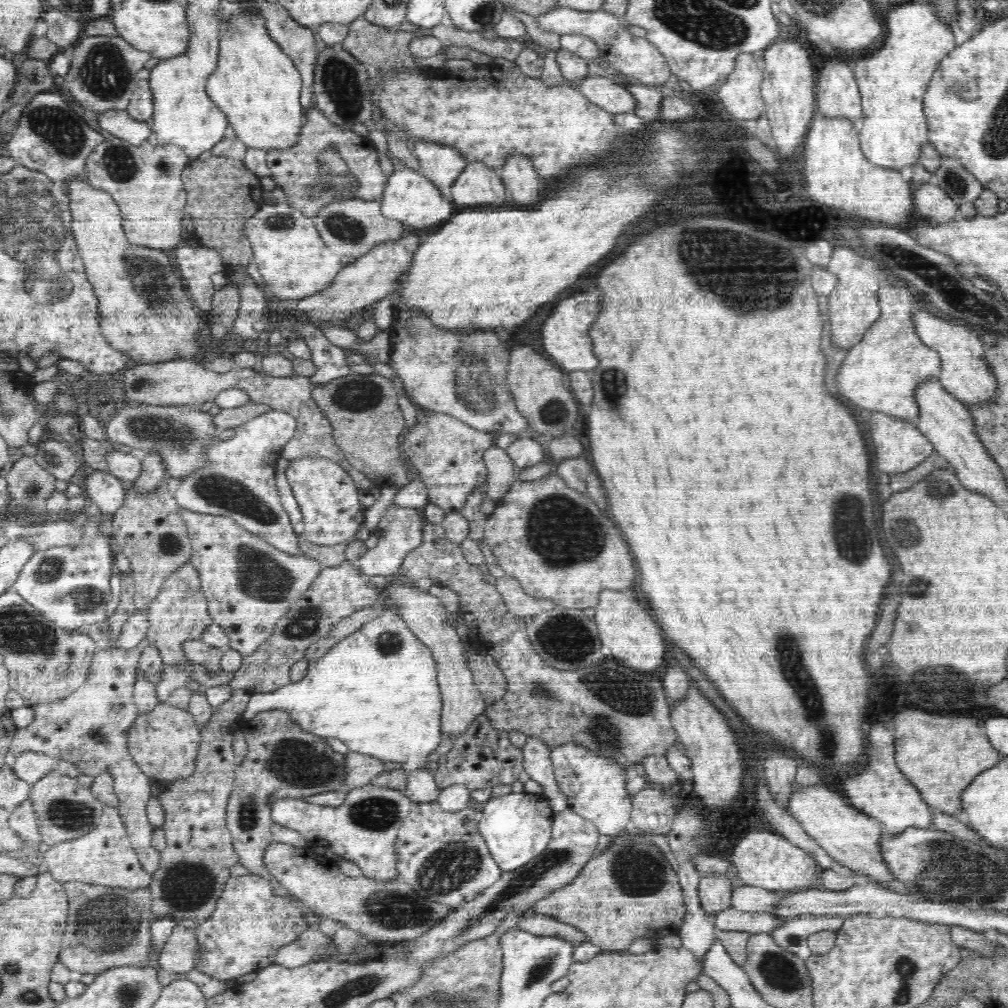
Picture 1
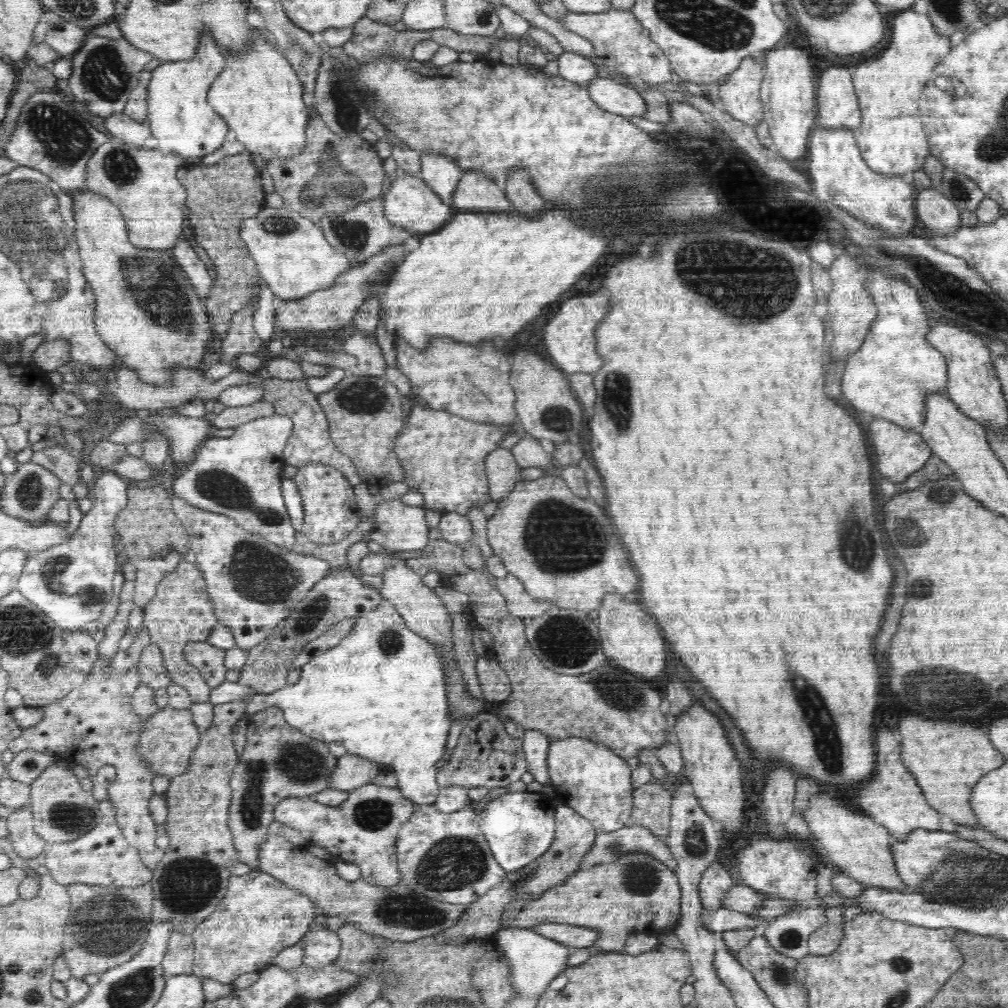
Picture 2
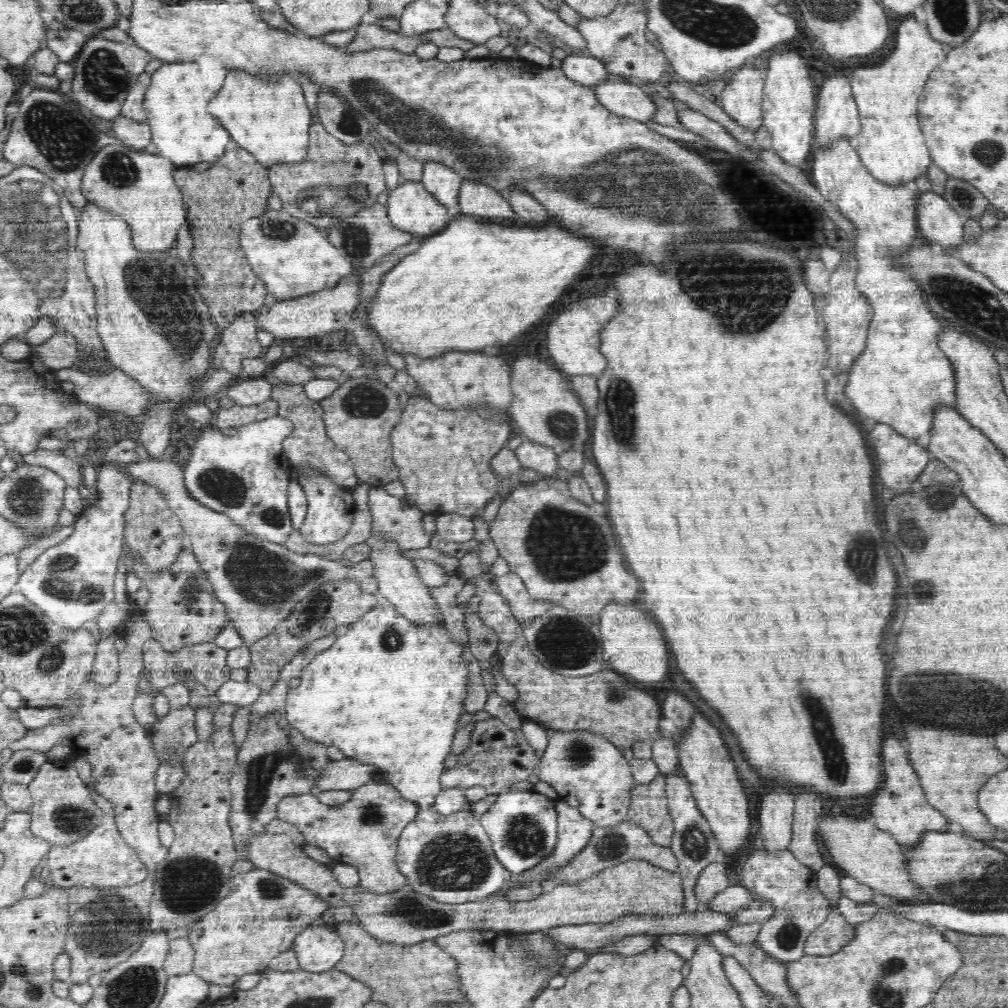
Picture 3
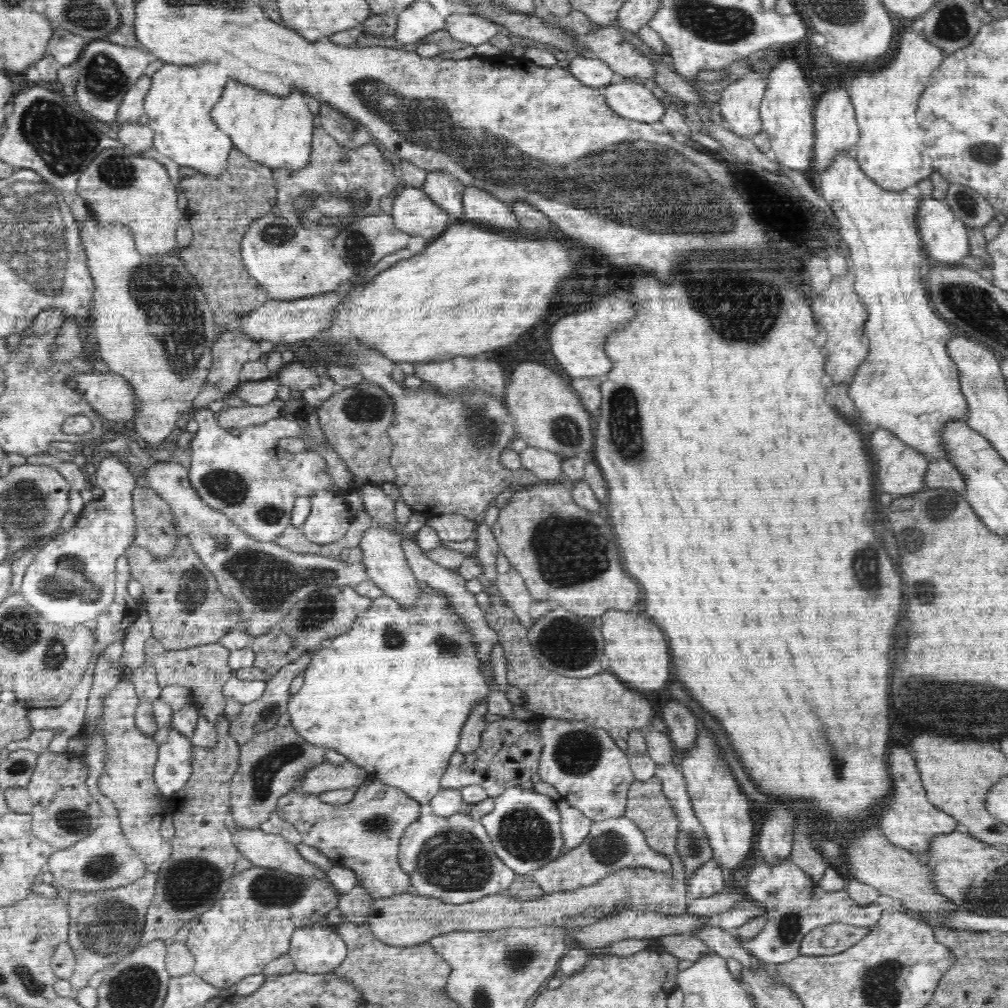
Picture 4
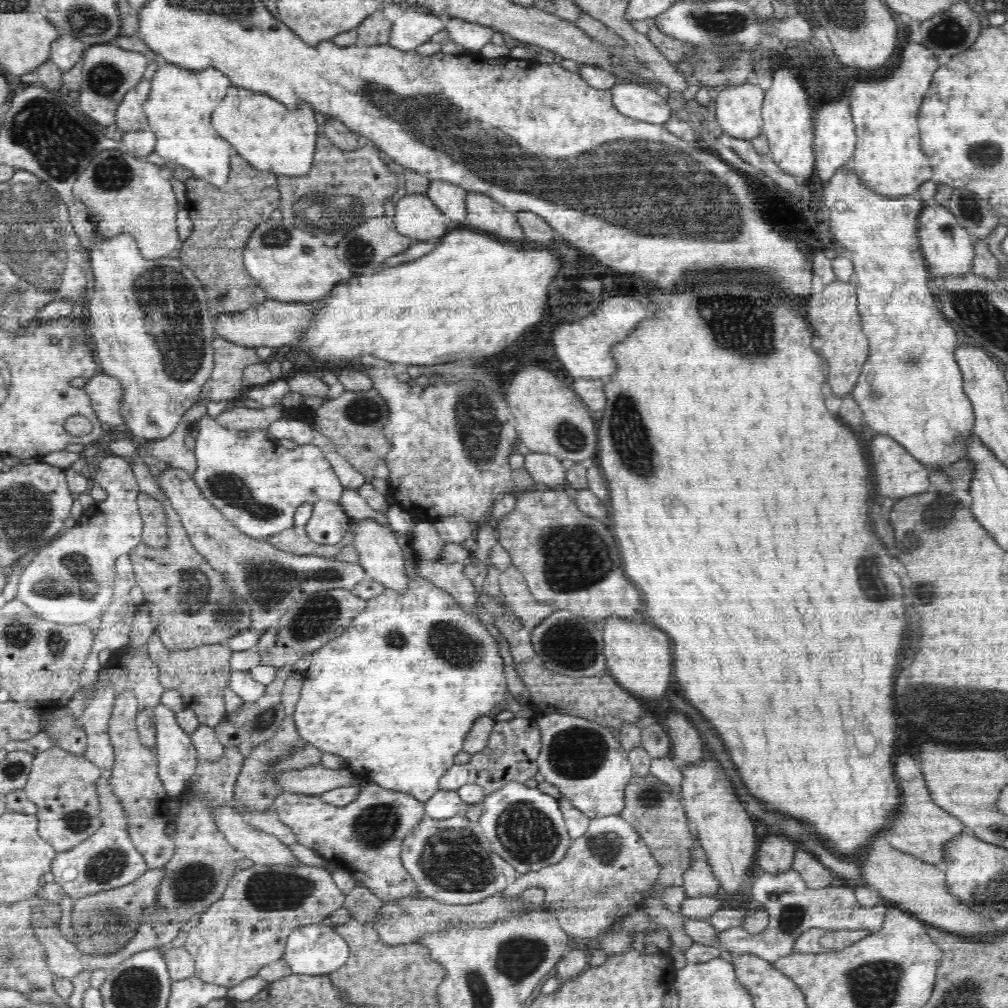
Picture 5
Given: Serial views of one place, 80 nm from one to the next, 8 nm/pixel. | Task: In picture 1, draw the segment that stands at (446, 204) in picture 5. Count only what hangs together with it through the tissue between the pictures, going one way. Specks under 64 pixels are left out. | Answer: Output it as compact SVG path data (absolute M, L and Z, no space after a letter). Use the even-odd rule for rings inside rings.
M418 141L414 144L412 153L419 161L421 174L442 192L452 186L467 165L459 152L446 145Z

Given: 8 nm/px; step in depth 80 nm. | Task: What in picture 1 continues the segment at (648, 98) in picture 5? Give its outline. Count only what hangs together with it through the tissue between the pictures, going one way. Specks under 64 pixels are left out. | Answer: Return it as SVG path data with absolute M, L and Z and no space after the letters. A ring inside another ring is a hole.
M586 77L579 82L579 86L589 101L612 114L632 113L637 108L633 93L624 85L614 83L612 78Z

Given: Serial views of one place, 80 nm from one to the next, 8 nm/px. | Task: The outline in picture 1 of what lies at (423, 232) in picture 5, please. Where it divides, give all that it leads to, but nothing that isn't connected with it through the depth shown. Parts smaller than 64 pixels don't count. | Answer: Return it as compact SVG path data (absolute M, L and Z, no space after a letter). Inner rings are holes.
M403 166L390 174L384 187L381 201L381 212L390 220L400 221L407 229L428 228L434 225L441 225L454 214L452 201L447 199L445 193L436 185L426 180L420 170L414 170Z

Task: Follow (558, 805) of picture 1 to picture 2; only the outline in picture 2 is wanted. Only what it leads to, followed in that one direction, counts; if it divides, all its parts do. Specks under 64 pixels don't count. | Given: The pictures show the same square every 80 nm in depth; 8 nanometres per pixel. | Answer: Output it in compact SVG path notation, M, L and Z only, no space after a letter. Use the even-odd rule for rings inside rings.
M525 730L522 739L528 772L534 777L534 781L541 785L552 786L547 771L547 755L551 740L546 738L541 730Z

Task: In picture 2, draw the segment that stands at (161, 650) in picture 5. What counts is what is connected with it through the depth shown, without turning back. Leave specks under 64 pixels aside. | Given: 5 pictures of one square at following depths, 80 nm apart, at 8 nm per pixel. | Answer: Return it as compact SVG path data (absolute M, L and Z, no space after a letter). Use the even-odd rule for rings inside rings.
M207 640L204 642L189 642L183 649L184 659L194 669L200 671L204 682L210 688L216 688L226 681L227 670L223 663L225 651L216 646L212 646ZM151 642L140 654L138 660L140 682L157 691L167 687L172 682L166 666L163 666L163 656L159 646Z

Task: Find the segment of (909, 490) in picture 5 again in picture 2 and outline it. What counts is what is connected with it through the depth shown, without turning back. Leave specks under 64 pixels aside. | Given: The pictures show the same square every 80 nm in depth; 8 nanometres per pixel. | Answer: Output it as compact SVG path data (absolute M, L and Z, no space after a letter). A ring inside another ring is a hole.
M882 417L873 418L868 428L868 434L865 436L868 436L872 446L874 446L878 472L894 484L910 478L911 474L920 470L933 455L932 449L919 435L918 430L902 429L902 427L898 427Z

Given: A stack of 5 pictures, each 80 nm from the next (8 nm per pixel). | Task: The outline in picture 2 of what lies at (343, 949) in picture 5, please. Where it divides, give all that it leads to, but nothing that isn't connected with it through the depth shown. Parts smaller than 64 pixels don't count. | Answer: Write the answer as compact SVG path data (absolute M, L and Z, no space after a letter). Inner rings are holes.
M313 926L304 936L304 965L320 968L334 963L341 949L341 940L336 932L325 926Z

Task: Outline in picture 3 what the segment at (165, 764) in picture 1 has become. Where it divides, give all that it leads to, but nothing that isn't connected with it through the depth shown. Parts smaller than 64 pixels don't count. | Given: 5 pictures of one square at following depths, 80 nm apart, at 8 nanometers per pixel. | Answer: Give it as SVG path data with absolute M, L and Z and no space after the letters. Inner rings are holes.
M190 705L178 710L170 709L169 713L154 721L150 728L147 728L154 747L157 748L158 761L162 762L164 754L175 754L179 762L183 762L185 752L189 750L198 740L198 733L195 729L196 709Z

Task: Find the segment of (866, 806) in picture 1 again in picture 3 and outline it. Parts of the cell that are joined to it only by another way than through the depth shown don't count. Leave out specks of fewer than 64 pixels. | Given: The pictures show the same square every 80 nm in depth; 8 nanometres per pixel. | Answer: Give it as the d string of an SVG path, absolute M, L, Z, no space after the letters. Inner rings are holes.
M886 736L886 746L882 746L882 762L886 762L886 788L881 788L882 792L868 802L870 810L866 810L866 816L872 814L880 830L890 833L899 845L910 848L916 848L926 833L946 831L950 820L928 803L918 776L908 764L908 742Z

